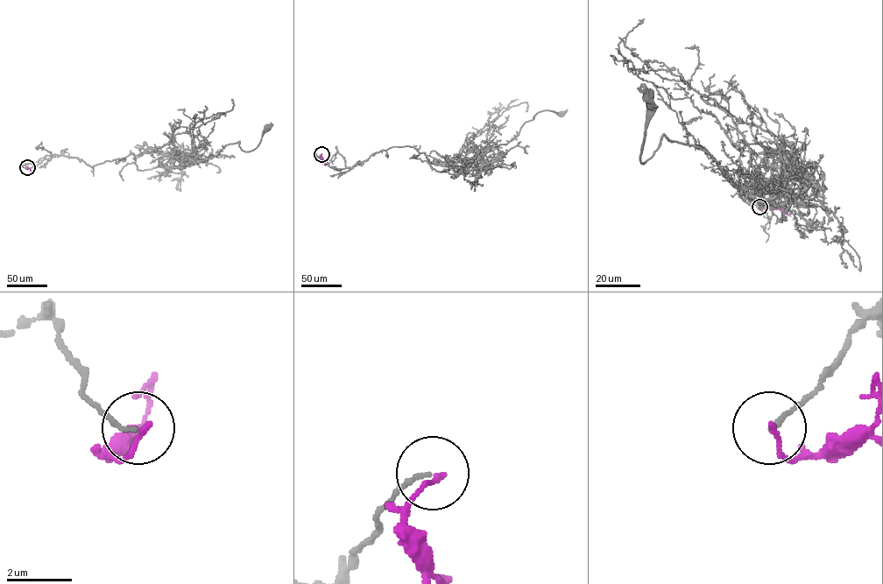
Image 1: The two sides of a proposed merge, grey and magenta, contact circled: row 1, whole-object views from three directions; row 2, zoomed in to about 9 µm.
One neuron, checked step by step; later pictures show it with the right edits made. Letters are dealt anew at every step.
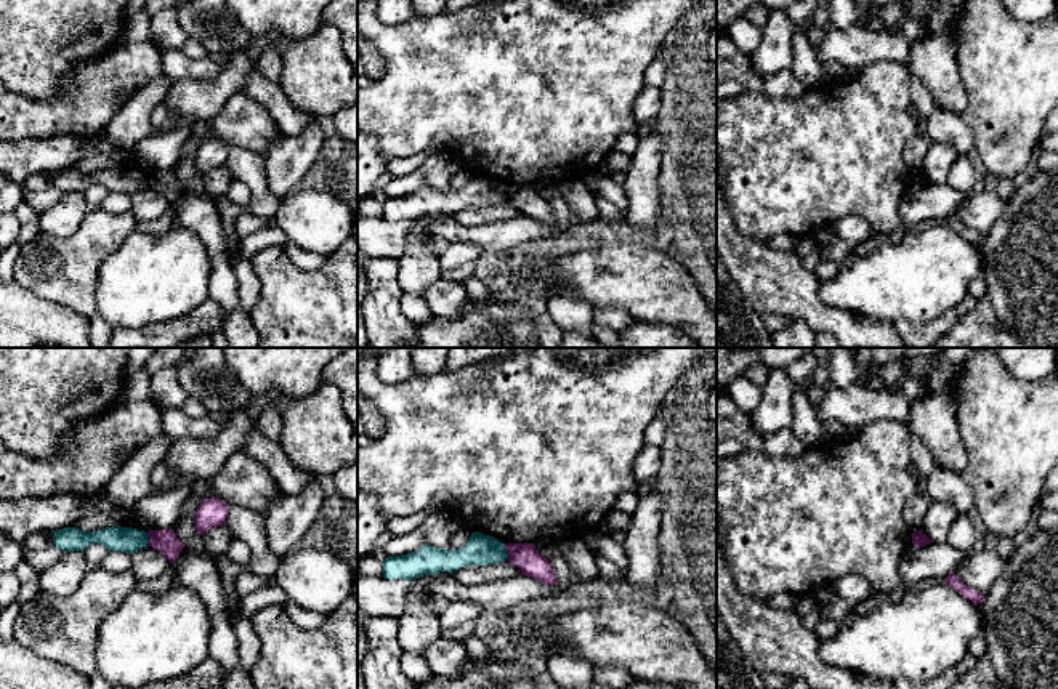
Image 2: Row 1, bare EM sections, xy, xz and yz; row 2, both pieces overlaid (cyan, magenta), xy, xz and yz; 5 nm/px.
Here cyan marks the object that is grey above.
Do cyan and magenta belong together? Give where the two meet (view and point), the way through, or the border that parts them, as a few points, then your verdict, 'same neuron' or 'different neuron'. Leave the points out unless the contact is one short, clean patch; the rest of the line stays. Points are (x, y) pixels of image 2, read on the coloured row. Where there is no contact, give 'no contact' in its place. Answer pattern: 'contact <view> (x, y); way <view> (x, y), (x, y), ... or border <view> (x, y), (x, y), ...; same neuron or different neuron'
contact xz (507, 552); border xz (504, 545), (508, 558); different neuron

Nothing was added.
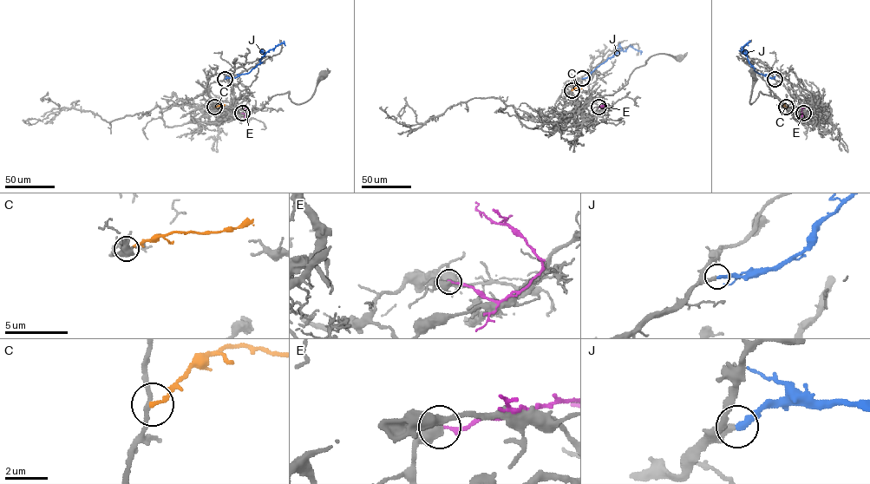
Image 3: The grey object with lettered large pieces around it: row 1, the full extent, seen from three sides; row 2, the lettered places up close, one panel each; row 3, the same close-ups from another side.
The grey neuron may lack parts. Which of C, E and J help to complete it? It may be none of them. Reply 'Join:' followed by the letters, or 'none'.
Join: J

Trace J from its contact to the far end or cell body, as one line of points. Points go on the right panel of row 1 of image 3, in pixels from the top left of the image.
J: (775, 79), (757, 73), (749, 63), (747, 52), (742, 49), (750, 41)

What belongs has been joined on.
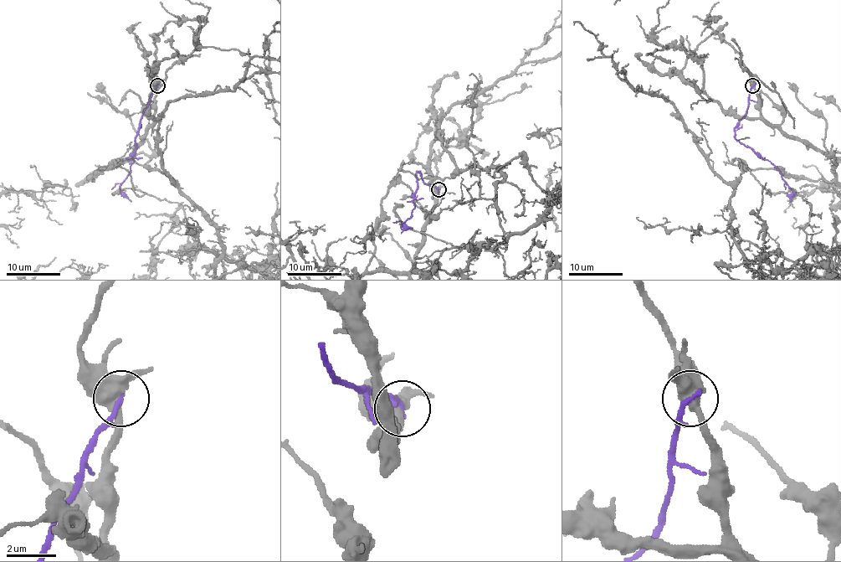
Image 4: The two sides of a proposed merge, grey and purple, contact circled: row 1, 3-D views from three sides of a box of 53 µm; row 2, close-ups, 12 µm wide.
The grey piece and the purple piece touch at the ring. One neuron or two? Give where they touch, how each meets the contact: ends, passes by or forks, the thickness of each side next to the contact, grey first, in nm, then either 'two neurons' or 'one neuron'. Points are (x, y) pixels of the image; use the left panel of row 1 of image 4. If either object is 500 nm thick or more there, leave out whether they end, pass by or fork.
at (157, 85); grey forks there; purple ends there; 440 nm thick on the grey side, 220 nm on the other; two neurons

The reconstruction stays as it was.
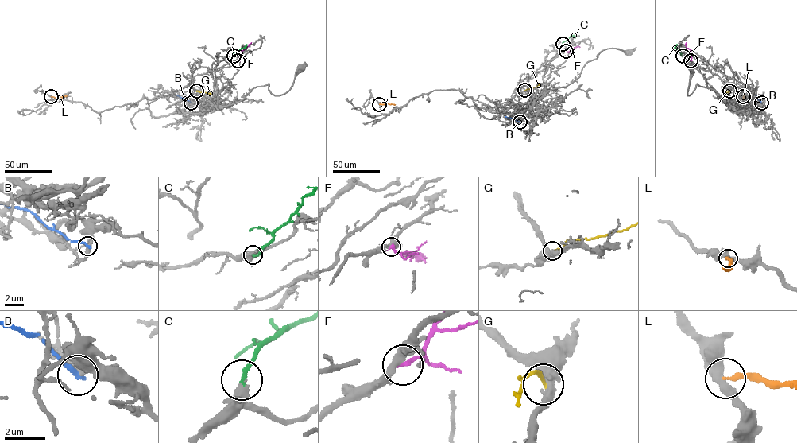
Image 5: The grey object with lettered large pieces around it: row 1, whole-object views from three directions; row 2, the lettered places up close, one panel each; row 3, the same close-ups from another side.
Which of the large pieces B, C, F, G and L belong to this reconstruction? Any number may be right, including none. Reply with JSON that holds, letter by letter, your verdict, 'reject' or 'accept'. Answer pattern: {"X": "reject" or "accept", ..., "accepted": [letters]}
{"B": "reject", "C": "accept", "F": "reject", "G": "reject", "L": "reject", "accepted": ["C"]}

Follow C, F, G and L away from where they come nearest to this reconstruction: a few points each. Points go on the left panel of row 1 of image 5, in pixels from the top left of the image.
C: (234, 56), (246, 44)
F: (237, 60), (239, 53), (251, 42)
G: (196, 91), (210, 94)
L: (51, 96), (67, 96)

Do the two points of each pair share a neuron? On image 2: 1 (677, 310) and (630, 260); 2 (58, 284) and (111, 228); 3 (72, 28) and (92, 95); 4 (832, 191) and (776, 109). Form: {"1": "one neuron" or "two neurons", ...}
{"1": "one neuron", "2": "one neuron", "3": "two neurons", "4": "one neuron"}

